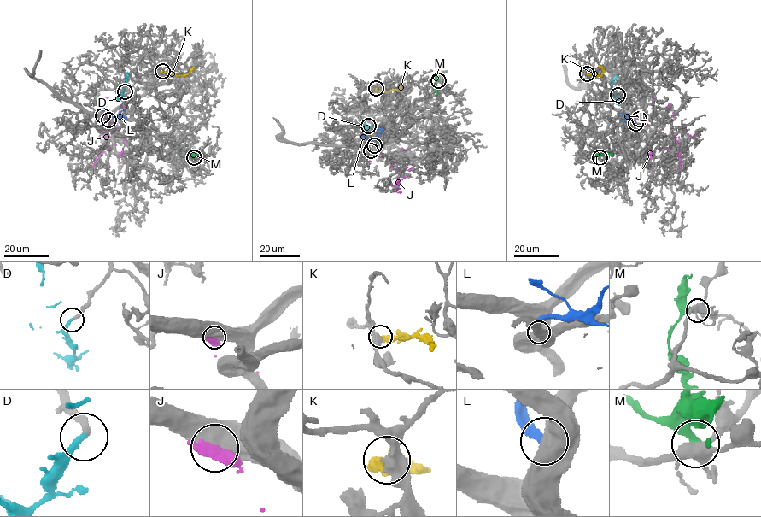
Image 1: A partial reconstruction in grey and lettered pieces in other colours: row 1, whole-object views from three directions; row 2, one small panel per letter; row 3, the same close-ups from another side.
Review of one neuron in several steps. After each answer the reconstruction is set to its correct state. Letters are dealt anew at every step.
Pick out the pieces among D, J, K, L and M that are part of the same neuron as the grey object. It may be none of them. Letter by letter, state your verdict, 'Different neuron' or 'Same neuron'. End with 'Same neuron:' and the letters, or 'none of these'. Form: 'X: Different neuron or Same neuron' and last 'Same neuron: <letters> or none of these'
D: Same neuron
J: Different neuron
K: Different neuron
L: Different neuron
M: Different neuron
Same neuron: D

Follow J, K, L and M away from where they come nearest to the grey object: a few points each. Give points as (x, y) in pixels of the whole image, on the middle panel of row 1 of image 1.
J: (370, 150), (383, 154), (394, 163), (397, 180), (406, 177), (410, 170), (409, 149)
K: (375, 88), (377, 91), (399, 91), (399, 85)
L: (374, 145), (373, 140), (383, 132), (376, 129)
M: (438, 80), (434, 85), (437, 95)

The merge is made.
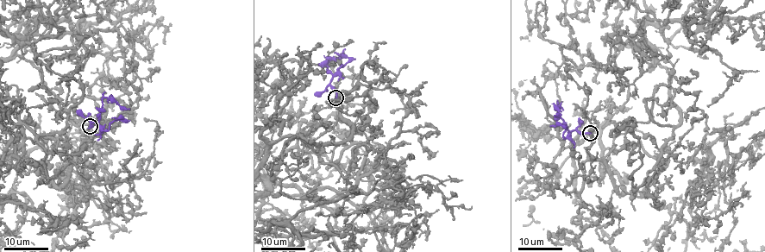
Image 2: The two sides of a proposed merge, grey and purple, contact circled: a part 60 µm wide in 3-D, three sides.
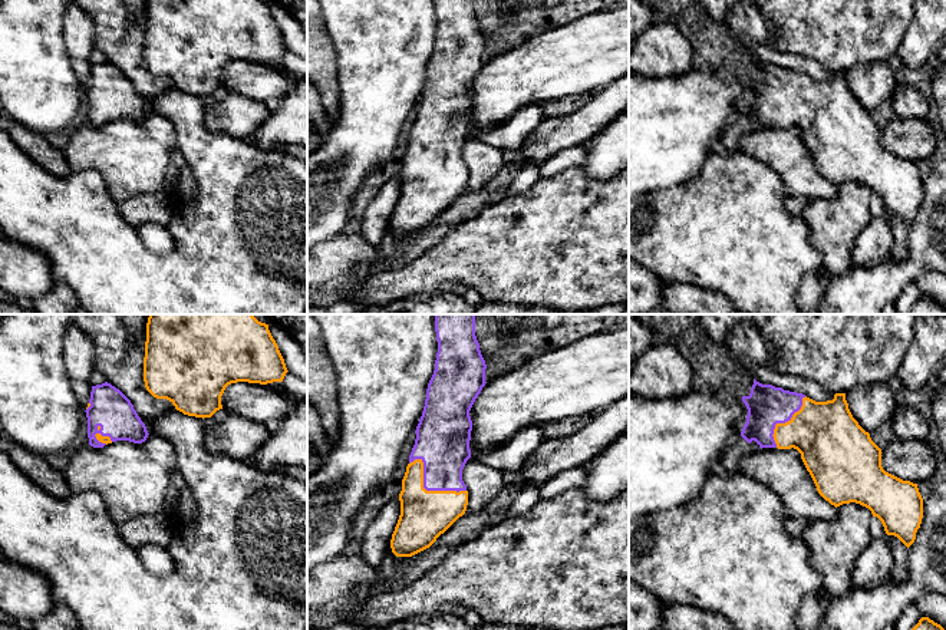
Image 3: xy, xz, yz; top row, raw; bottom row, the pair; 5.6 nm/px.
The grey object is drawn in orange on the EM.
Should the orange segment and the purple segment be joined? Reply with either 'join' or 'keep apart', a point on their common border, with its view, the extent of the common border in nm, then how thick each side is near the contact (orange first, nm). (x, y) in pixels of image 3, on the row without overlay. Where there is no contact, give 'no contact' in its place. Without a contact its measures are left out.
join | xz (425, 168) | 360 nm | 280/280 nm

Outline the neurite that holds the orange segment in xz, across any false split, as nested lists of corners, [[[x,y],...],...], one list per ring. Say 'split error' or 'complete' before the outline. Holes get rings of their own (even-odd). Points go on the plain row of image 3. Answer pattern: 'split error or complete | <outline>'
split error | [[[435,0],[438,32],[409,133],[401,194],[390,218],[396,235],[429,227],[467,189],[462,148],[471,136],[469,89],[485,65],[475,0]]]

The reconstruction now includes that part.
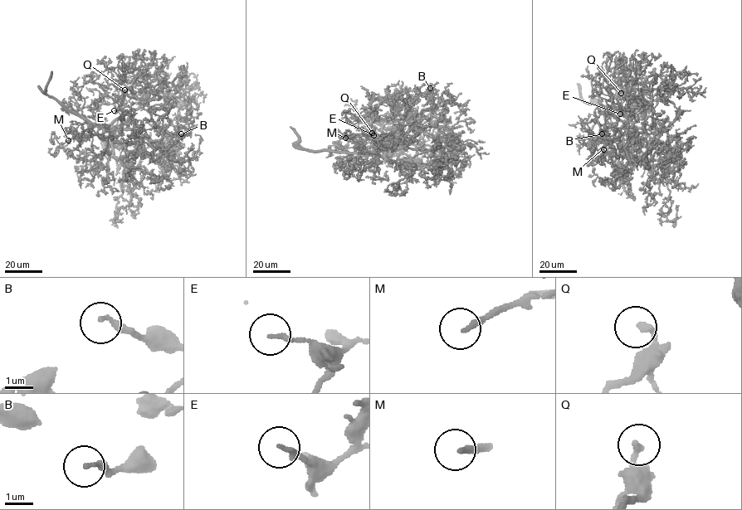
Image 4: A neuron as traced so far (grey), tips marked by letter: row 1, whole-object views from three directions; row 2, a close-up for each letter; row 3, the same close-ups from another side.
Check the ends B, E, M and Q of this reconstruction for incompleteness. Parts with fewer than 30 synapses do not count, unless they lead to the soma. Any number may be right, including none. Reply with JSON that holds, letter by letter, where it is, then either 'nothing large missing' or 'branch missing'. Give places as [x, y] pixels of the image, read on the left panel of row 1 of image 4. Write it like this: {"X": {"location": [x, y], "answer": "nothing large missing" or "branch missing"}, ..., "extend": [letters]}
{"B": {"location": [181, 133], "answer": "nothing large missing"}, "E": {"location": [114, 110], "answer": "nothing large missing"}, "M": {"location": [68, 140], "answer": "branch missing"}, "Q": {"location": [124, 89], "answer": "nothing large missing"}, "extend": ["M"]}

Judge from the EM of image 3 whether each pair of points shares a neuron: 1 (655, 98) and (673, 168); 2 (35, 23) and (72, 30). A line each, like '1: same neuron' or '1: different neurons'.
1: same neuron
2: different neurons

